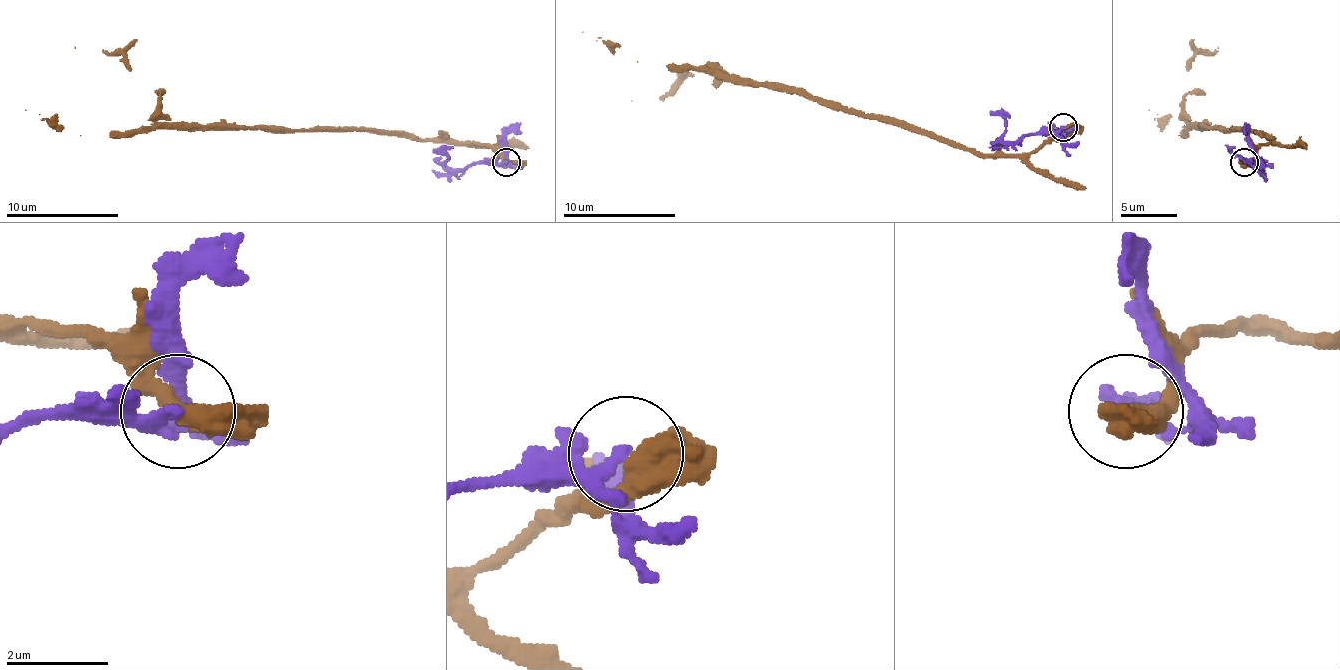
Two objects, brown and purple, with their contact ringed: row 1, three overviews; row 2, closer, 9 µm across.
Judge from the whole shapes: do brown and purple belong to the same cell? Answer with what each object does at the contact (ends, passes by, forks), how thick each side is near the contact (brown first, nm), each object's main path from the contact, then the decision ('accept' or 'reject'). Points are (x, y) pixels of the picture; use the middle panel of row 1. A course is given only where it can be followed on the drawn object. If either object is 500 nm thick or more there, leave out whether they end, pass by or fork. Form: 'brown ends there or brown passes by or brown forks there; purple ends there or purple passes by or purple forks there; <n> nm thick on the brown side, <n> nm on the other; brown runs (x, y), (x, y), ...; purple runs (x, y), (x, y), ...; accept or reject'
brown passes by; purple passes by; 480 nm thick on the brown side, 170 nm on the other; brown runs (1064, 128), (1027, 153), (971, 153), (932, 137), (836, 111), (794, 92), (636, 61), (620, 47), (583, 32); purple runs (1064, 128), (1036, 131), (1005, 142), (1005, 120), (991, 111); reject

